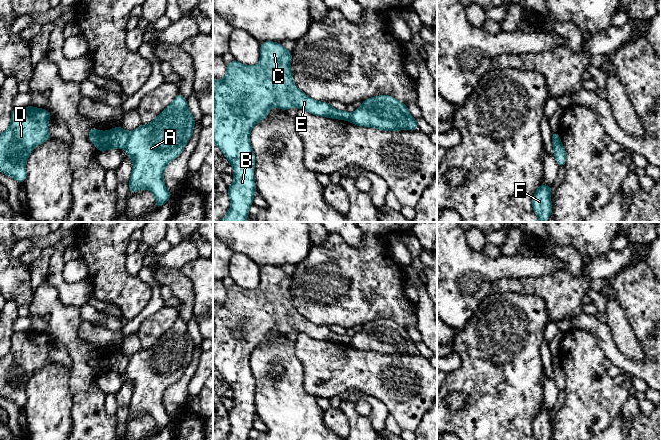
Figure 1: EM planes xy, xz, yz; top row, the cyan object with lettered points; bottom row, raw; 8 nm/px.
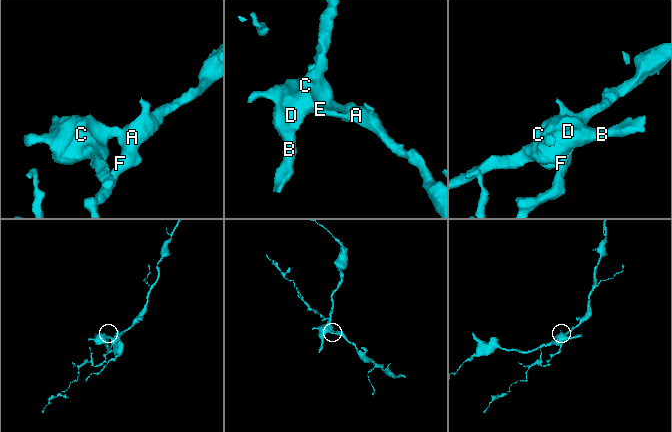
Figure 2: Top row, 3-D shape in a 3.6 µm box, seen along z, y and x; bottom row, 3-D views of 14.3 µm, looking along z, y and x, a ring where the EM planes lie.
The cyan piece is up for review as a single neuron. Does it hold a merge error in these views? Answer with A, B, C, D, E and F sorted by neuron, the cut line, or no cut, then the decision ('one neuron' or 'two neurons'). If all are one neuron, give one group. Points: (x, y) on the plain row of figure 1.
A F / B C D E; cut in xy along (130, 357), (123, 371); two neurons

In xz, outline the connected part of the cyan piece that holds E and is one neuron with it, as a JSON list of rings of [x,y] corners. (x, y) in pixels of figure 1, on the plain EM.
[[[264,265],[260,270],[260,285],[255,290],[246,290],[233,284],[226,288],[227,297],[222,305],[213,301],[213,318],[215,329],[213,330],[213,366],[233,390],[234,406],[228,411],[231,431],[225,440],[249,440],[249,431],[253,428],[256,408],[254,402],[255,381],[250,367],[250,356],[255,348],[265,343],[270,332],[274,329],[279,333],[288,334],[292,331],[305,333],[316,340],[349,345],[351,338],[333,332],[329,327],[318,326],[308,321],[294,307],[291,294],[292,275],[285,273],[281,267]]]

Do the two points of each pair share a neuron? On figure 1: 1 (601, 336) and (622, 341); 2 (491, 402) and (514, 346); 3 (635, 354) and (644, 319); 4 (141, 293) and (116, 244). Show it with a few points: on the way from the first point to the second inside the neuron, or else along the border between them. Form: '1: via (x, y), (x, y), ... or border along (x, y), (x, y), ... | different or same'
1: border along (605, 322), (610, 329), (614, 343), (627, 358) | different
2: via (502, 388), (502, 360) | same
3: border along (628, 322), (645, 355) | different
4: via (128, 282), (116, 270), (116, 257) | same

